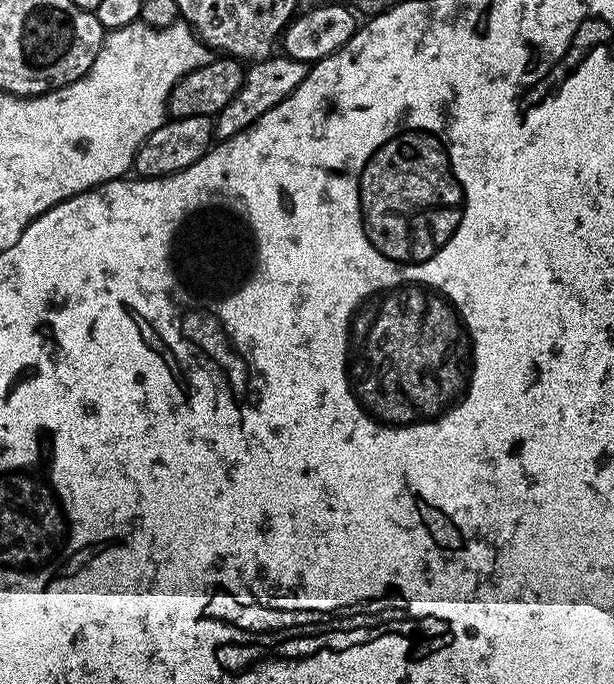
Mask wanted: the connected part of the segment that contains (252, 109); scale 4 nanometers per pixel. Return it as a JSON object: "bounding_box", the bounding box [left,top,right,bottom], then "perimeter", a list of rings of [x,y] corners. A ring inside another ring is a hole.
{"bounding_box":[214,54,309,140],"perimeter":[[[273,54],[264,60],[249,63],[238,94],[234,94],[234,98],[230,98],[230,102],[226,102],[224,109],[214,117],[215,139],[229,140],[234,138],[234,134],[258,122],[258,118],[266,114],[266,110],[278,106],[278,102],[282,102],[294,90],[298,90],[298,86],[302,86],[302,82],[308,77],[308,70],[309,65],[283,54]]]}

